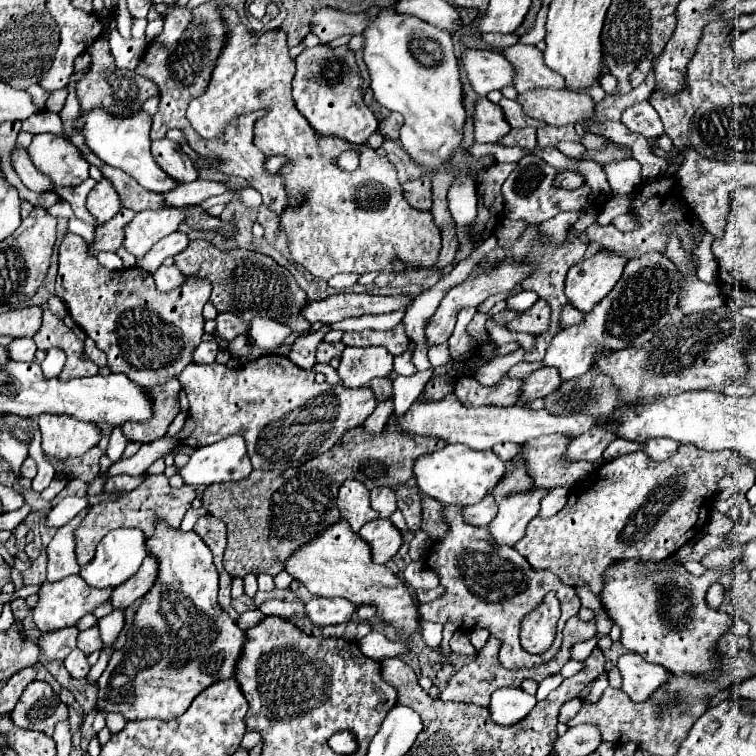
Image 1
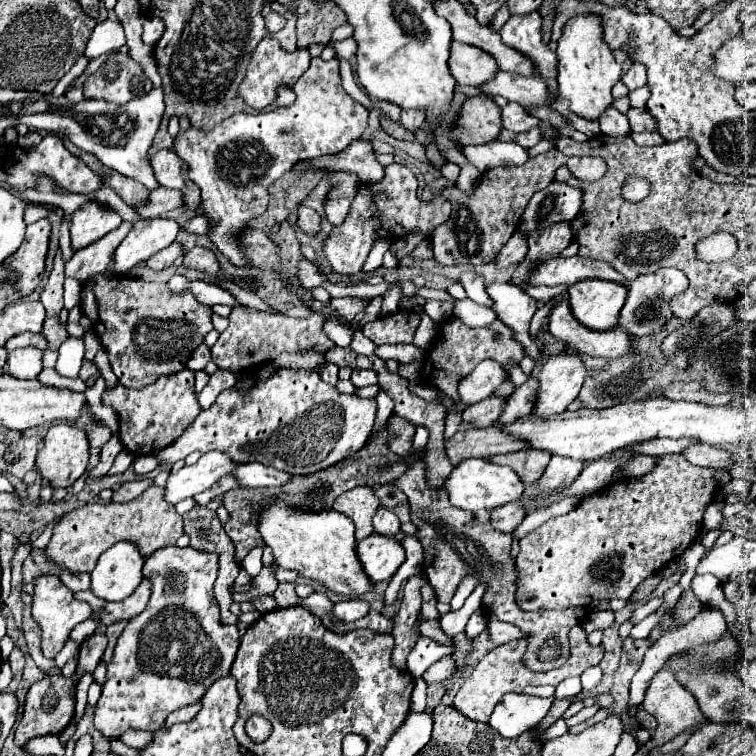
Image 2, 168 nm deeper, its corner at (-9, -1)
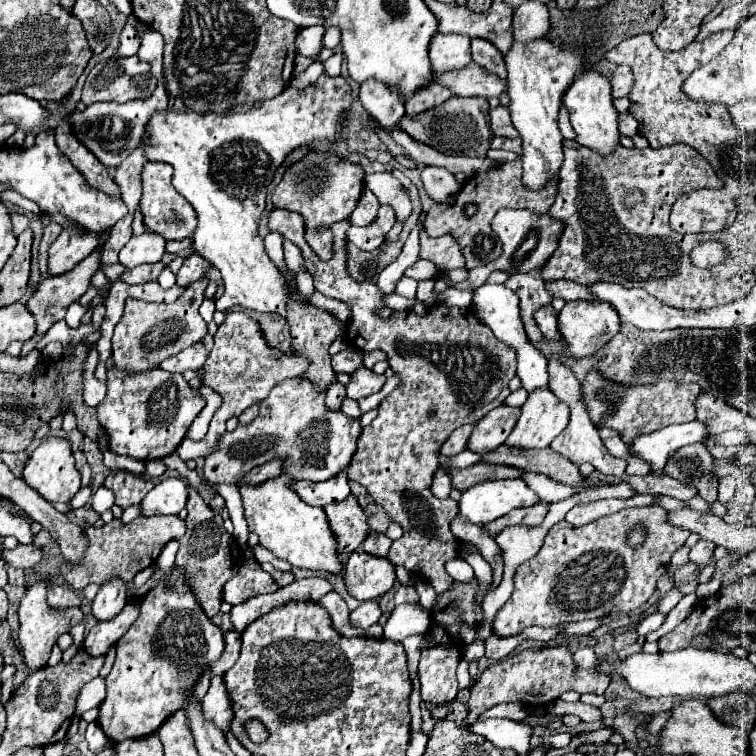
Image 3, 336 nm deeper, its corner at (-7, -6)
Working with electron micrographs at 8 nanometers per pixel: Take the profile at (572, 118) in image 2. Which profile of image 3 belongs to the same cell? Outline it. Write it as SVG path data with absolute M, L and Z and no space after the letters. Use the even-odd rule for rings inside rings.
M561 106L559 111L558 126L564 139L574 139L575 131L570 123L569 111L566 107Z

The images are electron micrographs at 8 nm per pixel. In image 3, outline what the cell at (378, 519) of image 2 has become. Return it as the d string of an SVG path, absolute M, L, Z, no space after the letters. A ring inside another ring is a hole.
M371 533L371 535L367 535L365 543L361 545L361 551L369 553L373 557L387 557L389 547L391 547L391 539L387 535L383 535L383 533L379 533L379 535Z

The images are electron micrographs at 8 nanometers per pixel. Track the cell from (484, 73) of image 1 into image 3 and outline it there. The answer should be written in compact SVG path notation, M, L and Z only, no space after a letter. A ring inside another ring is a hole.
M437 33L433 43L429 43L429 59L433 63L433 69L451 71L451 69L461 69L467 63L471 63L469 43L471 39L465 35Z

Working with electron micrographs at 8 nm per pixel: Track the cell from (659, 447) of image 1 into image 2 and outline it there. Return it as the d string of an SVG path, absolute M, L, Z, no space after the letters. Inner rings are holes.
M691 444L681 454L693 466L705 466L705 468L711 466L711 468L725 468L725 470L729 470L731 464L733 464L729 452L725 452L721 448L707 446L707 444L697 444L697 446Z

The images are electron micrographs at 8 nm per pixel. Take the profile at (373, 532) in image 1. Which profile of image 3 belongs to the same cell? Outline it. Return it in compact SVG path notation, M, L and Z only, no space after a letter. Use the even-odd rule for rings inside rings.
M355 551L343 571L347 593L357 601L373 601L395 583L395 567L387 559Z

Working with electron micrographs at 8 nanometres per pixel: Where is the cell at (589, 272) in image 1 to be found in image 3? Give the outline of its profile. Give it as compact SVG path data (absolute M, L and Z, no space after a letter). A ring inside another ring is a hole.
M567 301L567 305L559 311L557 327L561 333L561 341L565 345L565 353L581 359L581 357L593 355L601 345L605 345L619 333L619 315L609 303L603 303L603 301L597 301L597 303Z

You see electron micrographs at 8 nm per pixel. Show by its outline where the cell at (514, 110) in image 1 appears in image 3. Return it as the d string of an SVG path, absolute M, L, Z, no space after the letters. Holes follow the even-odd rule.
M499 105L499 107L491 109L489 117L491 117L491 119L489 119L489 125L491 125L491 131L493 131L494 136L512 139L519 137L517 129L515 129L515 127L513 127L513 123L511 123L509 109L507 109L507 107Z

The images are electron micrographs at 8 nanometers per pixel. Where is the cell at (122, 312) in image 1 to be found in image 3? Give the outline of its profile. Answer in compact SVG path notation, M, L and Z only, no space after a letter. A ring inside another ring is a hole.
M209 279L191 283L175 303L145 303L139 299L125 299L125 311L113 333L113 363L125 371L145 371L157 367L163 359L199 343L207 333L207 323L199 315L205 287Z

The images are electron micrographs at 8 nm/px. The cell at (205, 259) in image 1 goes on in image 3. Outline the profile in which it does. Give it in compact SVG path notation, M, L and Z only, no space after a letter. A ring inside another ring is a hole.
M197 253L189 255L189 257L185 259L185 263L183 263L183 267L181 267L179 273L177 273L177 285L179 285L179 287L191 285L193 281L205 277L207 269L209 269L209 263L207 263L201 255L197 255Z

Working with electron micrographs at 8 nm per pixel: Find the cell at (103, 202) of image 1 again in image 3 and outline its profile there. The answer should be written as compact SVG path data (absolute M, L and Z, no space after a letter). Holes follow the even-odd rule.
M71 223L69 229L63 229L61 235L49 247L47 259L47 275L63 275L71 271L77 263L81 263L93 249L99 245L97 233L89 233Z

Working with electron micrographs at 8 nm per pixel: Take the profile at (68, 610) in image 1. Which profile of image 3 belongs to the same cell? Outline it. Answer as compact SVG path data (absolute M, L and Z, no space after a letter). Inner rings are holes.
M43 581L39 583L33 583L25 589L25 595L21 597L21 603L19 603L19 635L17 635L17 641L23 649L23 663L29 667L29 669L41 669L47 665L47 659L49 659L49 653L51 653L51 647L55 645L57 637L67 633L69 627L73 627L75 623L81 623L83 621L83 613L81 609L53 609L47 605L47 585Z

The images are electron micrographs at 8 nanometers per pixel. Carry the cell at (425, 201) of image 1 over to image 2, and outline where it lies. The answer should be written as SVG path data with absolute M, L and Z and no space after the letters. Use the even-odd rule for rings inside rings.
M557 148L539 154L531 160L527 160L523 166L499 166L493 170L487 170L481 176L481 182L477 190L471 196L461 194L453 184L441 190L441 196L451 202L451 224L441 224L435 228L431 236L431 246L435 260L445 266L459 266L459 264L485 264L495 260L499 250L507 244L511 234L519 226L519 218L531 200L531 196L547 188L555 180L555 170L559 166L567 166L577 178L581 180L599 180L607 172L607 164L601 158L583 156L583 158L569 158L561 154Z

